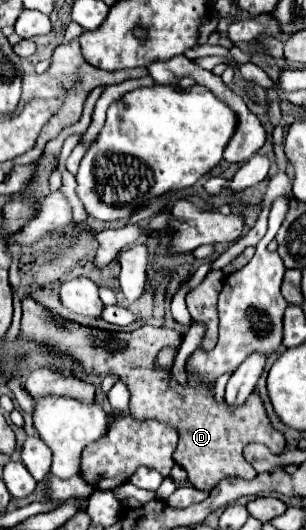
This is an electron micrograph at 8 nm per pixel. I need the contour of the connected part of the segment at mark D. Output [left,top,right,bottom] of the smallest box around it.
[20,298,286,490]

